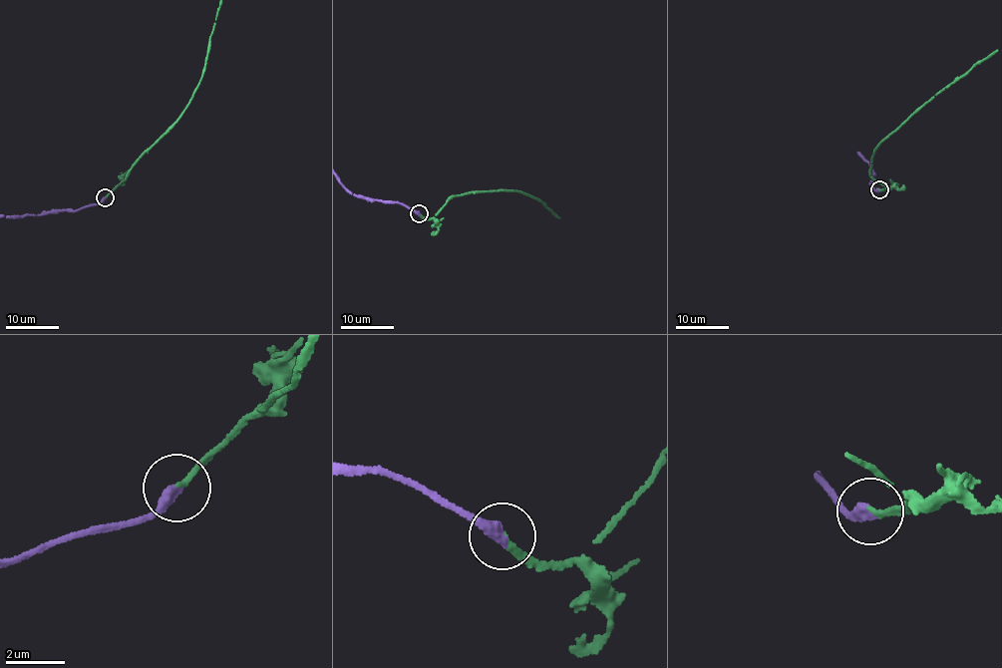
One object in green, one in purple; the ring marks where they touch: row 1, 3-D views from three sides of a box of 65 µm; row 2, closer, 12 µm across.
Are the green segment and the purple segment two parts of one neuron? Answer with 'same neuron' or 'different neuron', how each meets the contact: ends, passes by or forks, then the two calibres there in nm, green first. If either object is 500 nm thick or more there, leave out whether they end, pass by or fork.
same neuron; green ends; purple ends; calibres 190 and 400 nm

